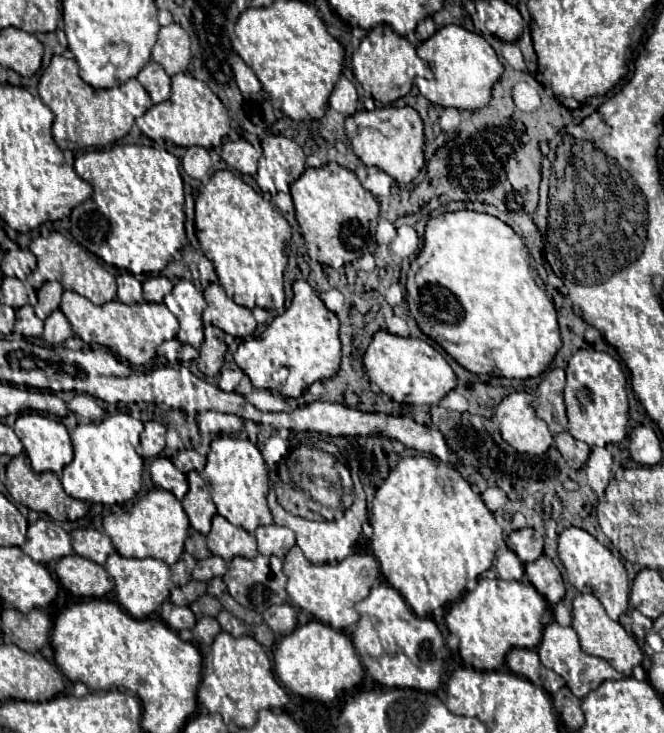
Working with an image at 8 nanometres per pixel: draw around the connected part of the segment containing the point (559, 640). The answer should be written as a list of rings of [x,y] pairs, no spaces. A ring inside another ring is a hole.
[[[556,621],[550,623],[546,629],[544,629],[544,635],[542,635],[542,643],[538,645],[538,655],[540,655],[540,661],[544,667],[556,671],[558,675],[562,675],[566,679],[566,685],[570,687],[570,691],[576,695],[576,697],[584,697],[586,693],[590,693],[592,689],[596,689],[602,681],[606,679],[622,679],[624,675],[618,673],[606,659],[602,657],[594,657],[594,655],[588,655],[580,649],[580,641],[578,641],[578,635],[572,627],[560,627]]]

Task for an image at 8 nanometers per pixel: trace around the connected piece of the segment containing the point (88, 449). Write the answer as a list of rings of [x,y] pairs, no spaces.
[[[118,413],[96,423],[82,423],[70,431],[74,445],[74,459],[64,467],[62,487],[80,501],[118,505],[130,501],[142,487],[142,457],[136,453],[142,421]]]

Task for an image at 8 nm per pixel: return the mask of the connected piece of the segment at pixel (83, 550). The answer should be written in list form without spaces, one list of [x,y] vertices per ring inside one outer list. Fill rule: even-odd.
[[[76,529],[76,531],[70,533],[70,537],[72,537],[74,553],[78,553],[78,555],[94,561],[94,563],[104,565],[108,555],[114,553],[110,537],[106,533],[102,533],[102,531],[96,531],[96,529]]]

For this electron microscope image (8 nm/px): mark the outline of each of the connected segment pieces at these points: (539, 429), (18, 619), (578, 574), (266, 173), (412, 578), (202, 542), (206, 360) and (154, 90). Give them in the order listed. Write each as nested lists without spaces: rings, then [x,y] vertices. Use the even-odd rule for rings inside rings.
[[[526,391],[506,395],[496,409],[496,419],[502,439],[520,453],[542,455],[552,445],[552,433],[548,425],[534,415],[532,395]]]
[[[6,609],[2,611],[2,631],[4,629],[10,631],[12,643],[28,653],[36,653],[48,643],[52,621],[40,609],[32,609],[26,615],[16,609]]]
[[[568,527],[558,539],[558,557],[566,569],[568,581],[580,593],[594,593],[604,605],[610,619],[616,619],[628,609],[628,577],[622,561],[614,557],[602,543],[598,543],[588,531],[578,527]]]
[[[268,135],[262,139],[262,156],[258,161],[258,170],[255,176],[256,183],[262,192],[272,196],[277,193],[288,193],[290,183],[296,181],[306,169],[306,155],[300,145],[296,145],[292,139],[286,139],[284,135]]]
[[[402,457],[398,461],[388,479],[376,491],[370,525],[374,529],[370,543],[374,557],[380,561],[382,575],[402,593],[418,617],[430,615],[434,609],[450,605],[462,597],[466,583],[492,567],[494,553],[504,541],[502,527],[484,505],[480,493],[474,493],[470,483],[454,467],[446,467],[430,457]]]
[[[194,529],[188,531],[188,539],[186,539],[186,551],[190,555],[194,555],[196,559],[204,559],[210,555],[208,547],[206,547],[206,537]]]
[[[208,327],[206,329],[206,339],[200,345],[200,359],[198,359],[198,369],[206,377],[216,377],[222,363],[224,363],[224,353],[226,353],[226,343],[224,343],[224,333],[218,327]]]
[[[148,61],[136,79],[142,83],[154,103],[162,103],[170,97],[170,77],[166,75],[162,65]]]

